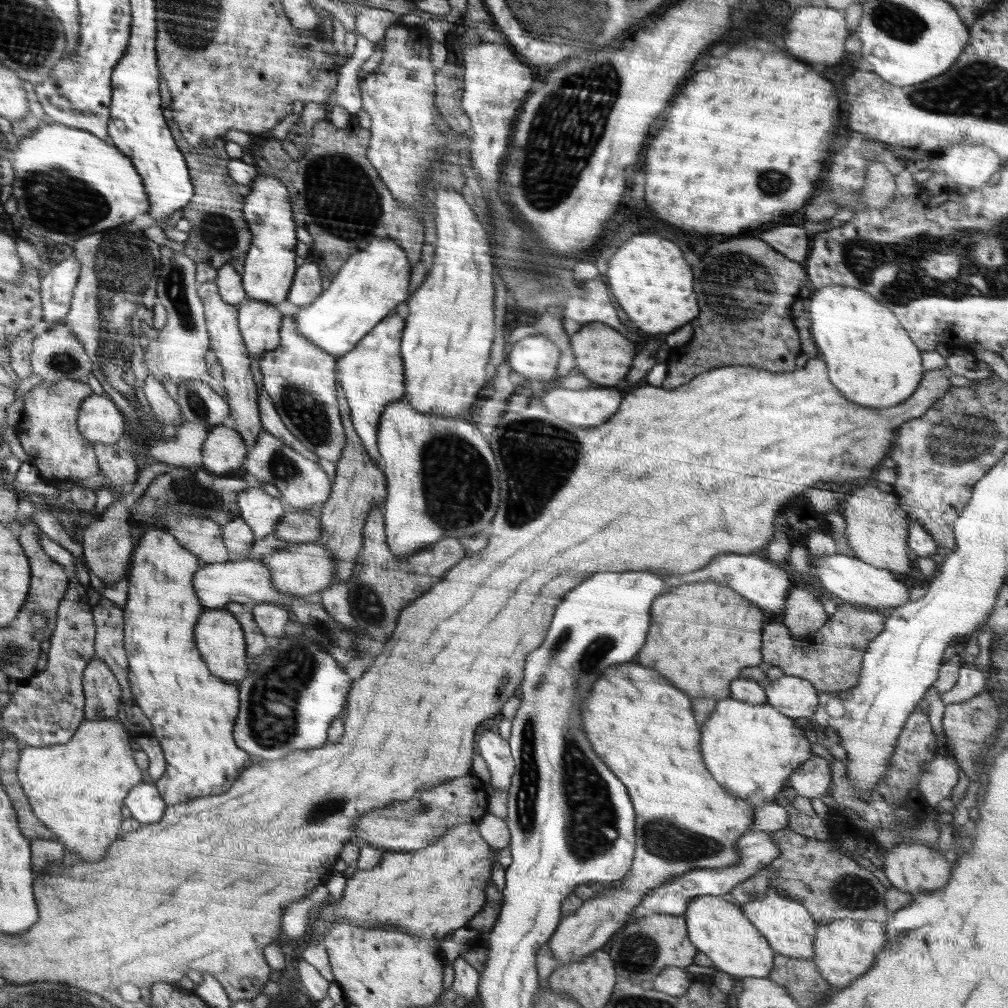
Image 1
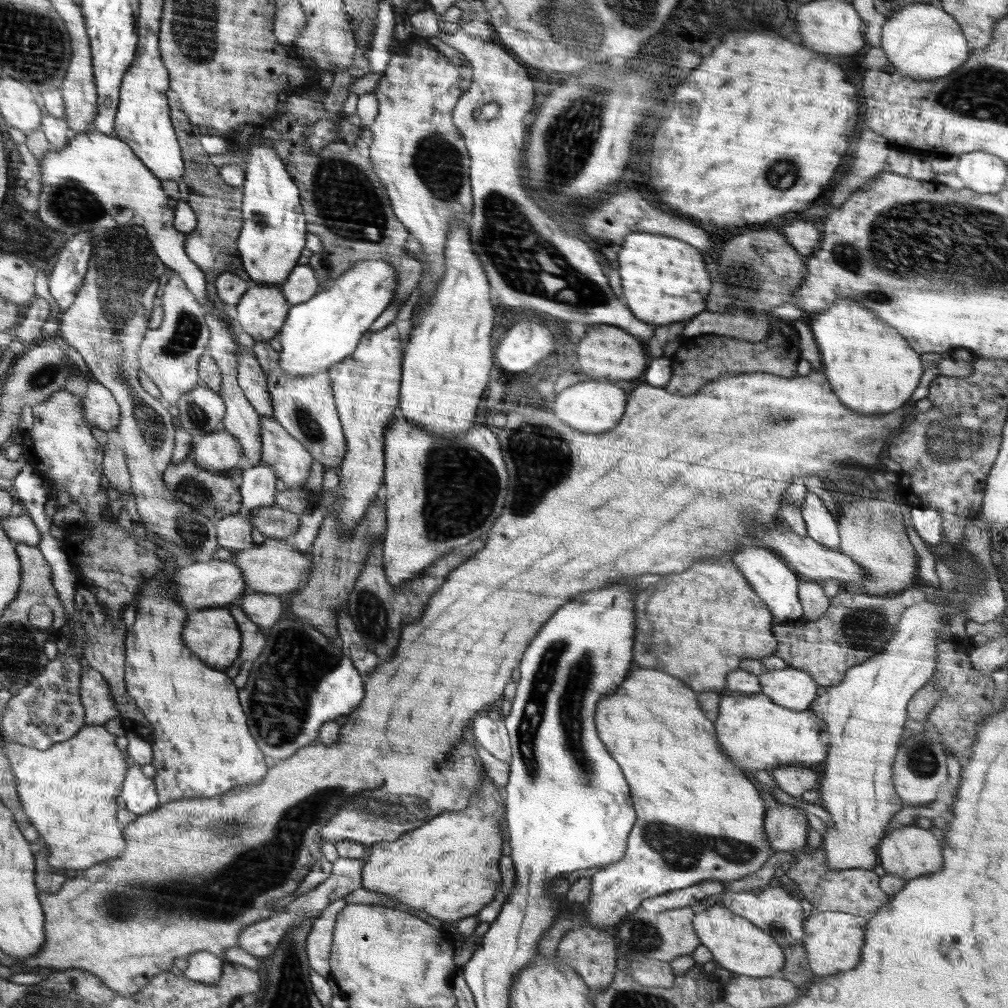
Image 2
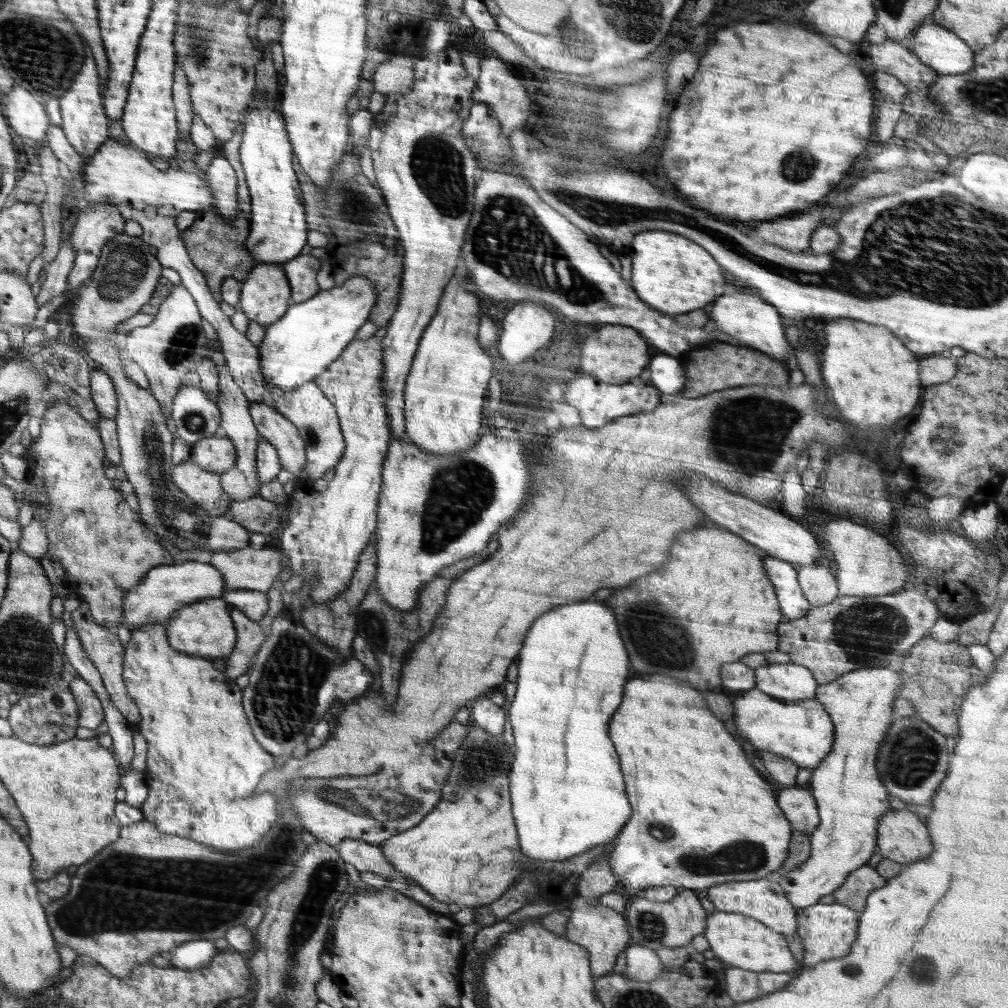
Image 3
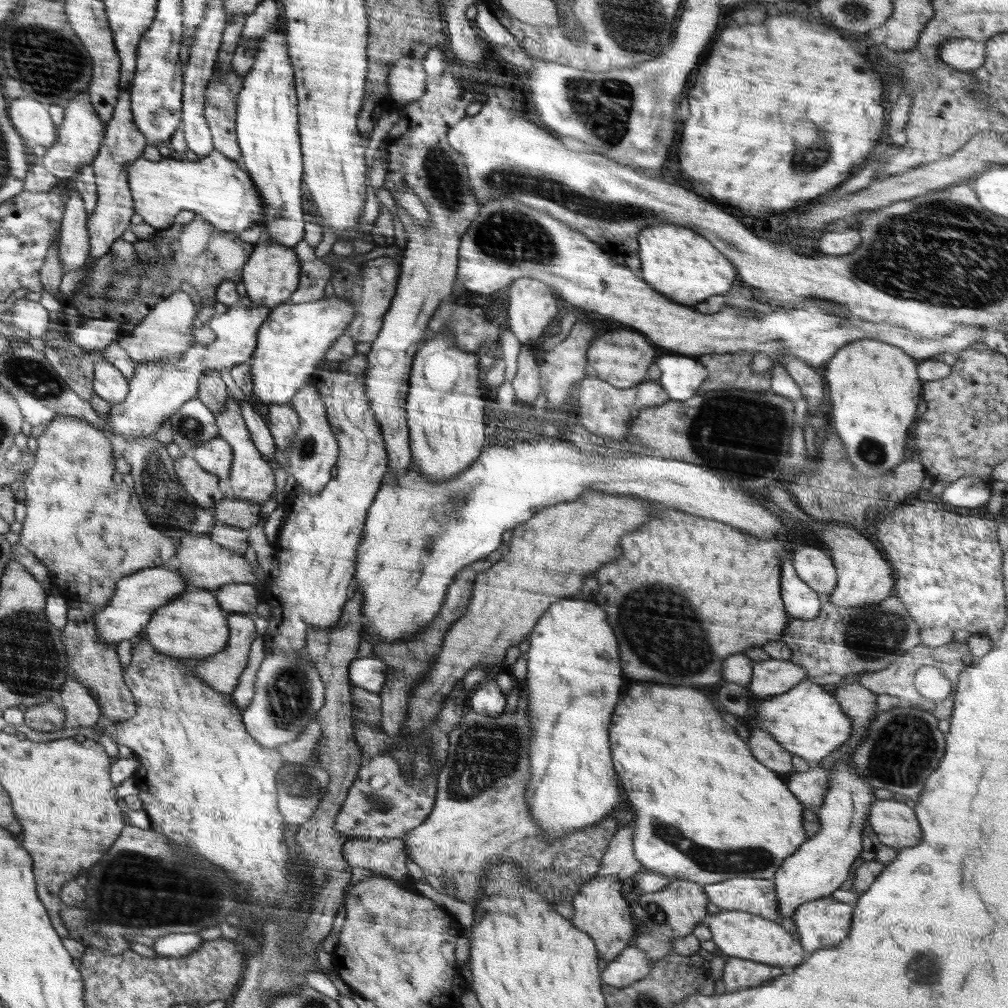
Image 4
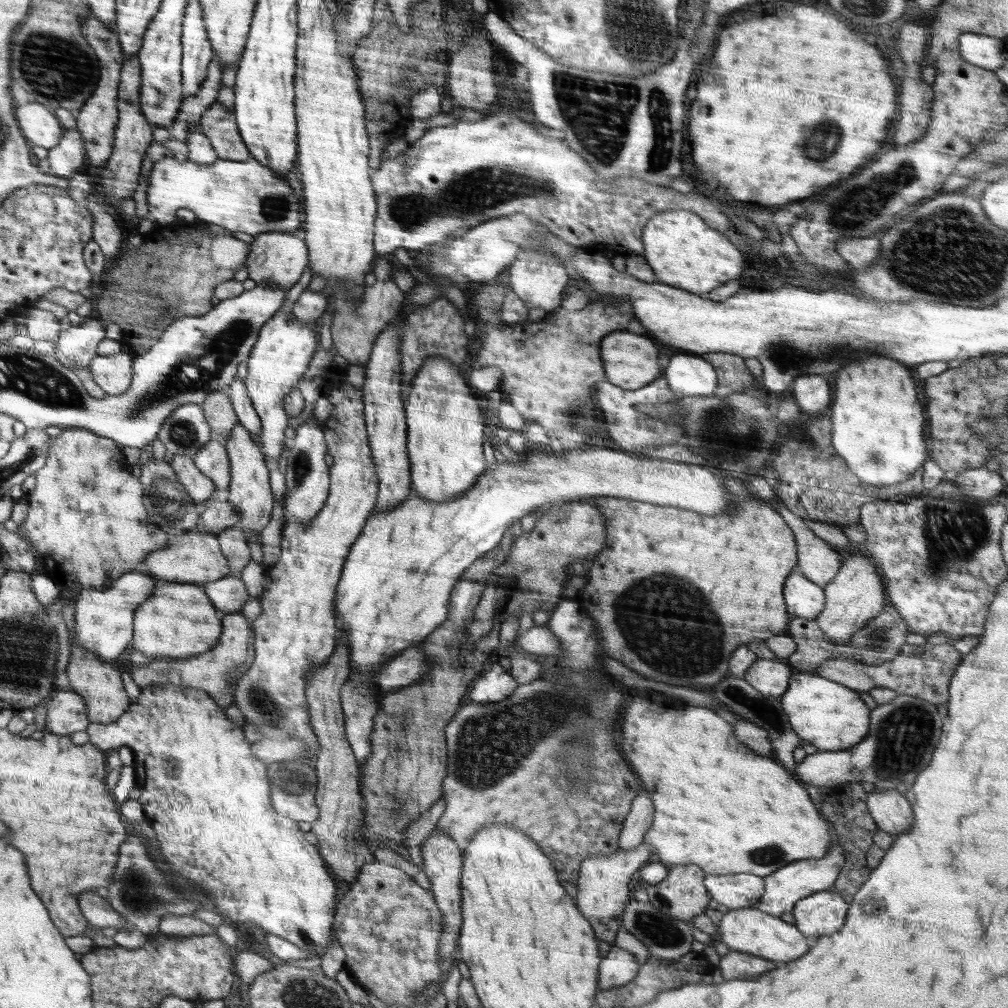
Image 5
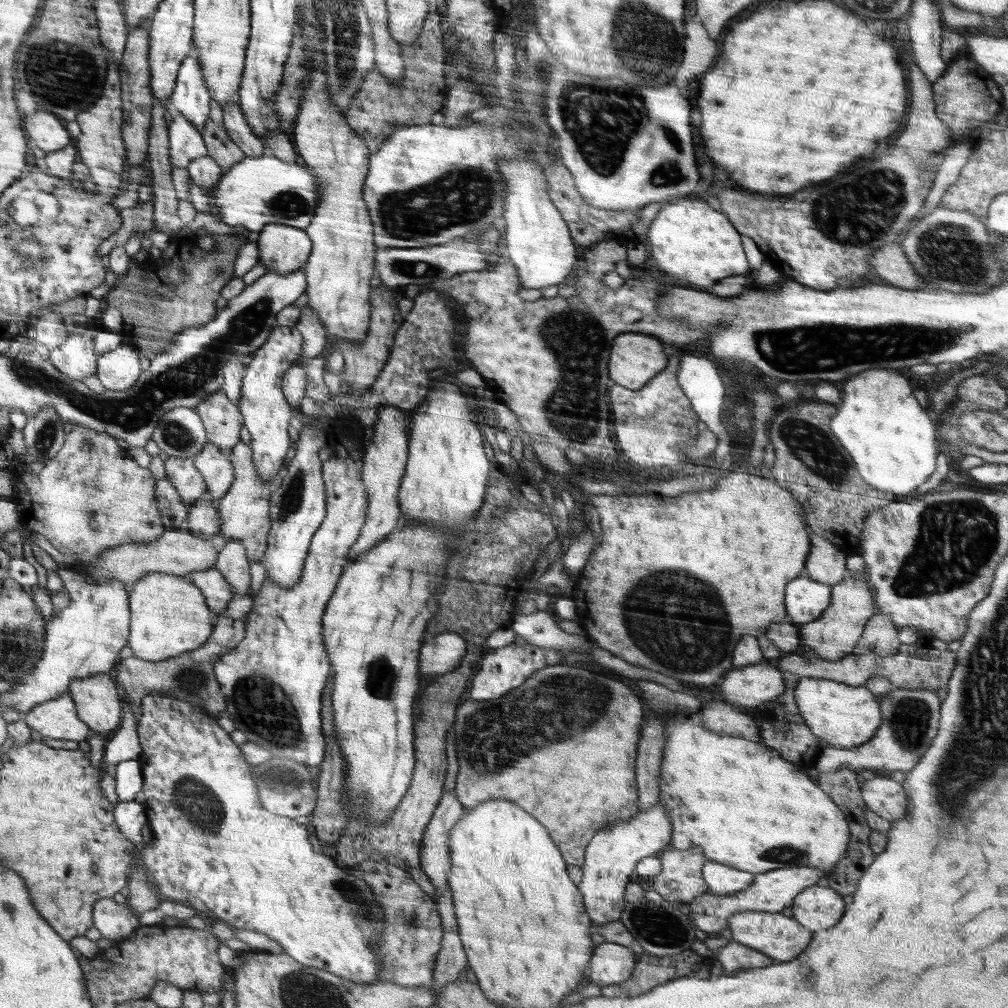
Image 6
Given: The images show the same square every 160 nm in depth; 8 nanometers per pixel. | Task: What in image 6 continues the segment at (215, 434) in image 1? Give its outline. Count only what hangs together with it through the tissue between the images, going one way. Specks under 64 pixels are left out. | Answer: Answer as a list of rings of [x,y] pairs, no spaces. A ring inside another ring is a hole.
[[[208,443],[206,448],[192,459],[208,484],[206,498],[218,502],[228,494],[236,478],[232,462],[228,462],[228,458],[220,454],[218,446],[213,443]]]

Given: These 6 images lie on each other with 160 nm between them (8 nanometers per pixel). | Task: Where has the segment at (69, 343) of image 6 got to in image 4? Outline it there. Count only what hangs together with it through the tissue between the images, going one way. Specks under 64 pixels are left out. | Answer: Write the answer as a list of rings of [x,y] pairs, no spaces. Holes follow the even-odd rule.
[[[94,319],[90,322],[81,322],[76,329],[63,330],[64,337],[74,341],[87,351],[102,351],[110,343],[117,342],[121,332],[121,322],[118,319]]]

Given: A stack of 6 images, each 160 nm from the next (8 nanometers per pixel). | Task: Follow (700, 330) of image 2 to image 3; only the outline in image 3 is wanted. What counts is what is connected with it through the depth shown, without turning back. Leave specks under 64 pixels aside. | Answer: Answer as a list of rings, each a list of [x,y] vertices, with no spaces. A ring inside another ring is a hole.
[[[750,294],[720,296],[716,300],[716,304],[712,306],[710,322],[718,330],[730,334],[734,338],[738,338],[740,342],[744,342],[747,346],[773,356],[780,364],[784,364],[790,372],[798,369],[799,366],[794,354],[794,348],[790,343],[791,335],[788,330],[782,328],[780,316],[778,316],[776,308],[764,302],[764,300],[760,300],[758,296],[750,296]]]

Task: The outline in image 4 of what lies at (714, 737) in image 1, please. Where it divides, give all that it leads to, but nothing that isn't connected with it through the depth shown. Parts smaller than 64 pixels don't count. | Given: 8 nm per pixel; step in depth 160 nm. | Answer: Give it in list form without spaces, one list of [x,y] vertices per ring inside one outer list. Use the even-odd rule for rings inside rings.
[[[803,680],[784,694],[760,699],[753,708],[755,718],[759,720],[757,727],[769,732],[784,750],[806,762],[827,760],[852,732],[851,720],[843,713],[833,694],[811,680]]]

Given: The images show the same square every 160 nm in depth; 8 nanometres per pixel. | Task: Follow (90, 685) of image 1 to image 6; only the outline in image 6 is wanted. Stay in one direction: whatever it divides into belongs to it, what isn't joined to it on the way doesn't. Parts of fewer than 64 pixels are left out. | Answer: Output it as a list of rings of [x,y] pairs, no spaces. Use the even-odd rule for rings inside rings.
[[[68,692],[22,714],[22,720],[42,736],[80,742],[90,734],[90,730],[85,721],[76,716],[76,709],[73,697]]]

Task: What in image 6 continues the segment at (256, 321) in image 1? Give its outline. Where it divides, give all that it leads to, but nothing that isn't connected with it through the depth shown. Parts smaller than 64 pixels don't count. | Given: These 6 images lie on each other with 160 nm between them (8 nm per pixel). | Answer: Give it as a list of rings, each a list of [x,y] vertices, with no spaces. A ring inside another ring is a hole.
[[[267,224],[253,237],[257,241],[259,260],[267,272],[274,271],[282,276],[302,269],[312,250],[304,229],[285,224]]]

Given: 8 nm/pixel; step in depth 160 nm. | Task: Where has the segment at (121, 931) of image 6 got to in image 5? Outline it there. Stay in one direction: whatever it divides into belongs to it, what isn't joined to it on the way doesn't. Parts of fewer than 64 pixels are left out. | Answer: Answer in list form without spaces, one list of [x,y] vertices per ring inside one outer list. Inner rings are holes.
[[[94,890],[84,891],[80,894],[80,906],[82,914],[89,920],[92,926],[99,927],[128,927],[131,924],[122,919],[107,901]]]

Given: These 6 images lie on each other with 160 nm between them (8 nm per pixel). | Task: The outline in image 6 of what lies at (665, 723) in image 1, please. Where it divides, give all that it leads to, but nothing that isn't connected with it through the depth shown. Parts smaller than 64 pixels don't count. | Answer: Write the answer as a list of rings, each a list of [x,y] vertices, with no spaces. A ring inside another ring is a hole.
[[[666,712],[666,717],[665,745],[663,746],[659,780],[659,802],[663,804],[665,813],[671,822],[670,848],[688,850],[694,847],[700,847],[700,849],[704,850],[704,855],[706,855],[708,861],[738,868],[738,870],[750,872],[754,876],[778,870],[779,868],[797,866],[816,868],[816,870],[827,874],[833,870],[834,865],[838,864],[838,860],[842,860],[842,856],[846,854],[846,846],[848,846],[848,839],[850,838],[848,823],[842,811],[838,810],[838,807],[832,802],[832,799],[826,796],[826,794],[816,786],[816,782],[810,780],[810,778],[815,778],[811,772],[801,770],[796,764],[790,764],[788,760],[780,758],[778,752],[762,742],[750,742],[740,736],[721,735],[720,733],[715,733],[710,729],[704,728],[702,717],[698,713],[686,715],[682,712]]]

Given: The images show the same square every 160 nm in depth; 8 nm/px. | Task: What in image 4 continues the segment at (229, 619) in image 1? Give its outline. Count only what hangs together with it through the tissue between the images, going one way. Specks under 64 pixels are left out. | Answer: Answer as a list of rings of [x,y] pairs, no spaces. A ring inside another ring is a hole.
[[[188,588],[171,600],[165,606],[159,608],[150,619],[146,627],[146,638],[158,652],[170,657],[179,658],[206,658],[212,654],[224,651],[229,642],[226,616],[232,612],[222,610],[214,591],[202,588]]]

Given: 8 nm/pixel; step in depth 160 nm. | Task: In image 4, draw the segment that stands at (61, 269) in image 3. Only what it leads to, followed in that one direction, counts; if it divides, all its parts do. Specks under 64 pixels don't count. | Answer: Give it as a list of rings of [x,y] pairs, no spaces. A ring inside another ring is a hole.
[[[77,190],[69,192],[65,201],[65,214],[61,220],[59,232],[60,268],[63,274],[69,270],[77,270],[89,260],[90,241],[87,231],[89,214],[84,201]]]

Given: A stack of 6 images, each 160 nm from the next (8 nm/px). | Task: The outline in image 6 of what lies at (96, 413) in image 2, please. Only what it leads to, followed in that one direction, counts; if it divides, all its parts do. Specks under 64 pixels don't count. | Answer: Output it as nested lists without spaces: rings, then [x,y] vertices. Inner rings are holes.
[[[130,343],[121,344],[116,350],[97,357],[95,376],[107,390],[130,390],[141,378],[142,372],[138,351]]]

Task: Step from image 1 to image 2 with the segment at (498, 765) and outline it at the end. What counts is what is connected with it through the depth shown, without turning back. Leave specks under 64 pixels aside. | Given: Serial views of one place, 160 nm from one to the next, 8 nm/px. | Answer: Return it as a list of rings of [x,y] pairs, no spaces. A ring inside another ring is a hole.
[[[480,714],[472,722],[472,732],[478,744],[497,760],[511,761],[511,744],[505,727],[505,719],[490,720],[486,714]]]

